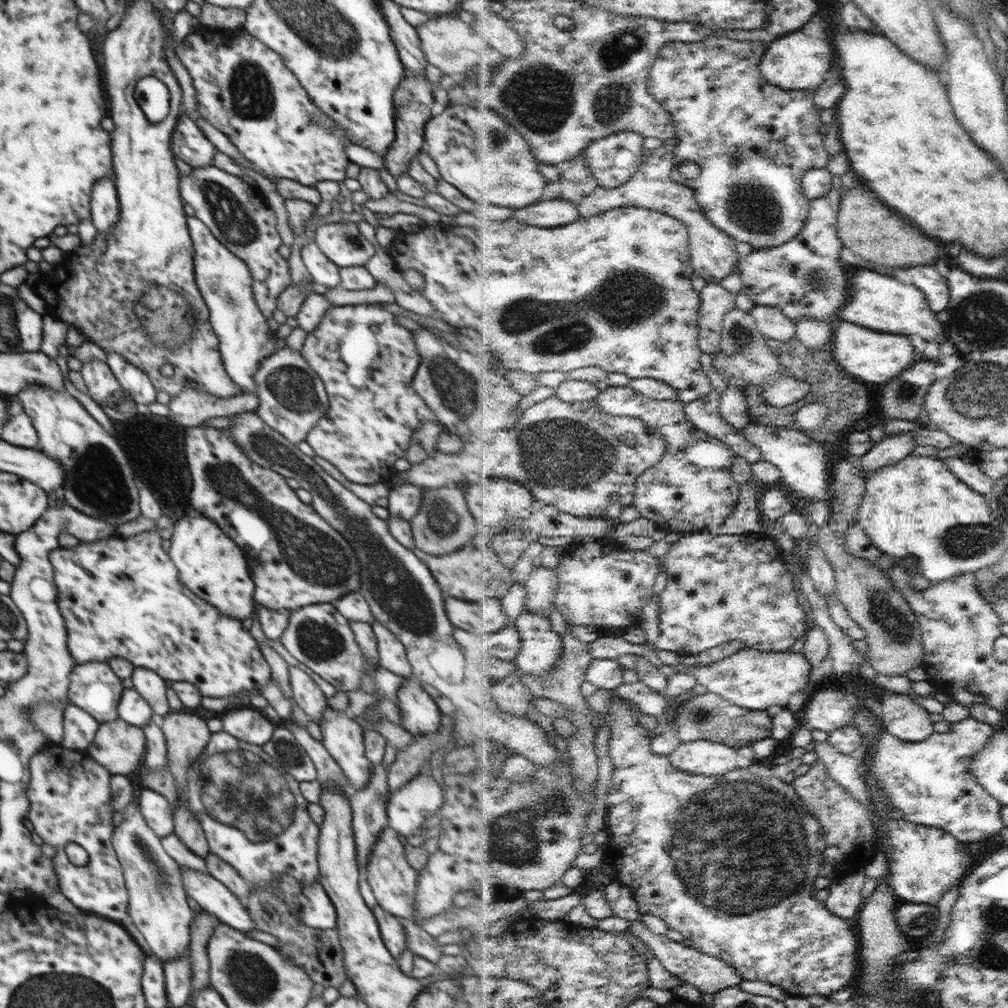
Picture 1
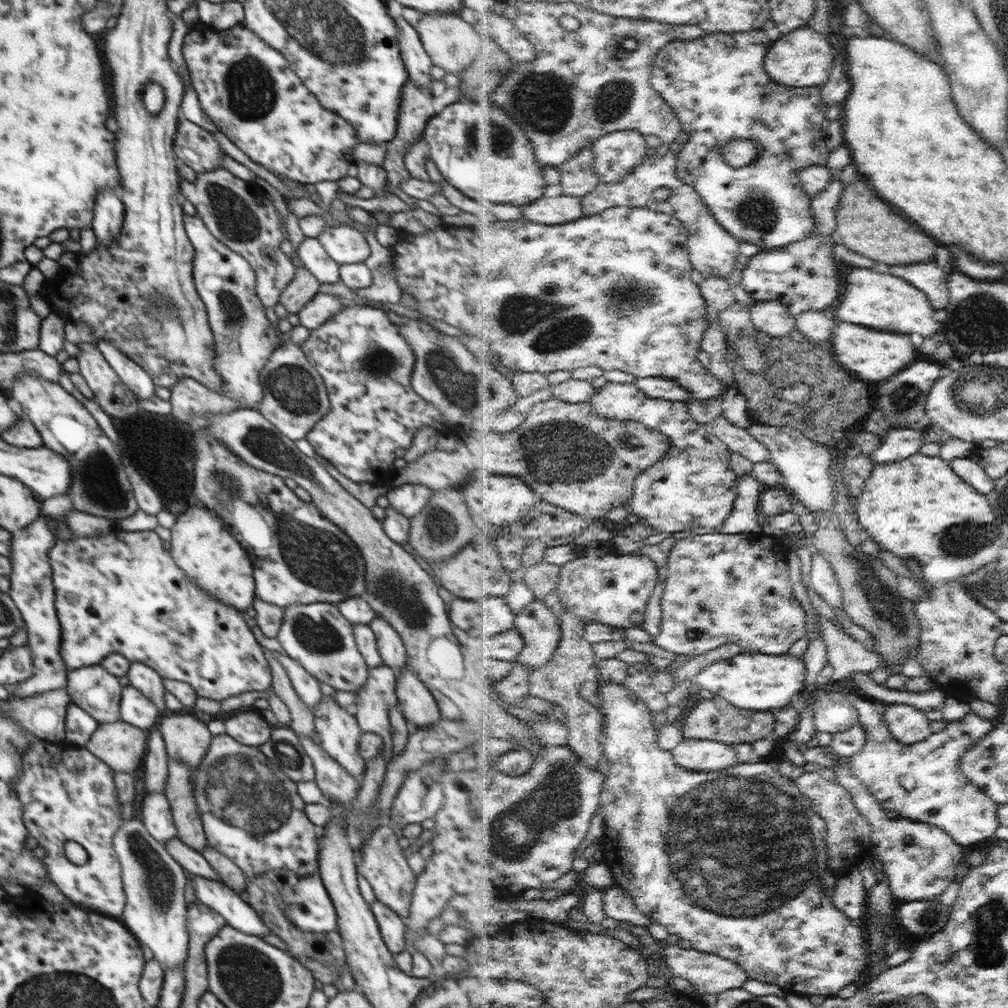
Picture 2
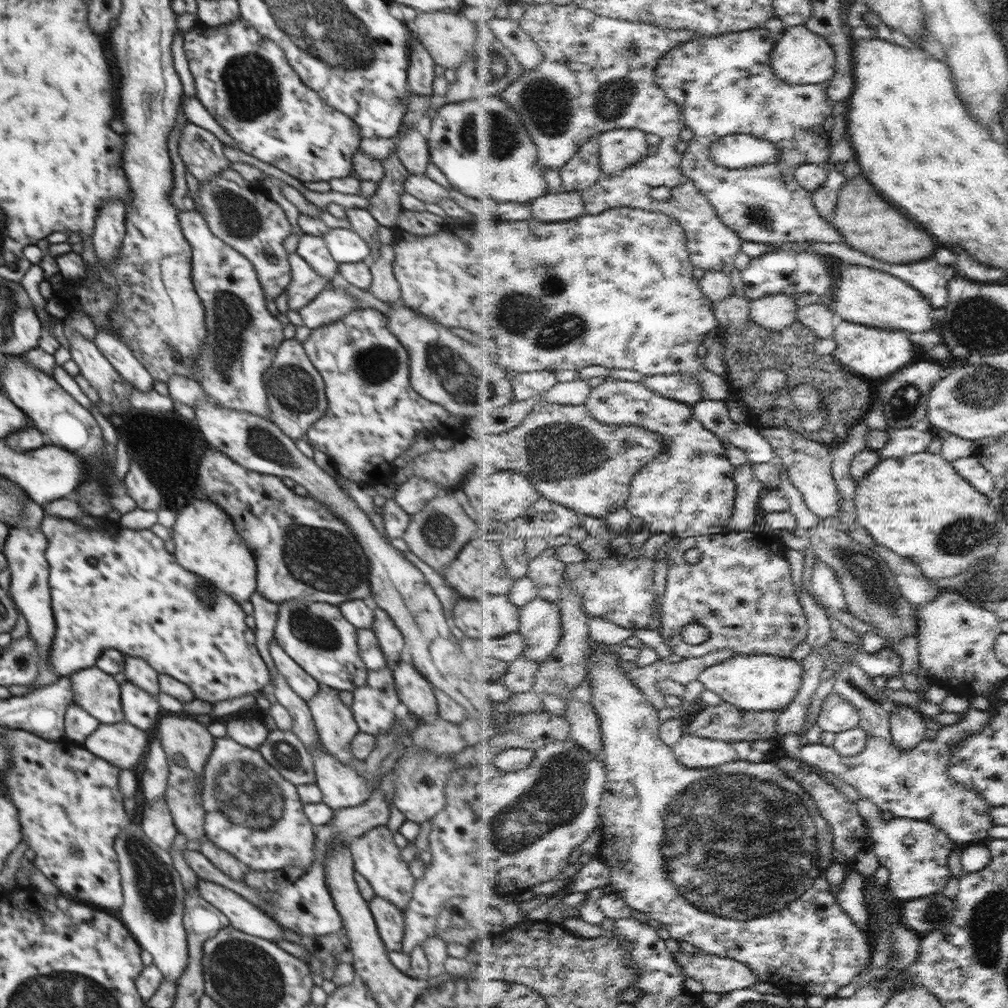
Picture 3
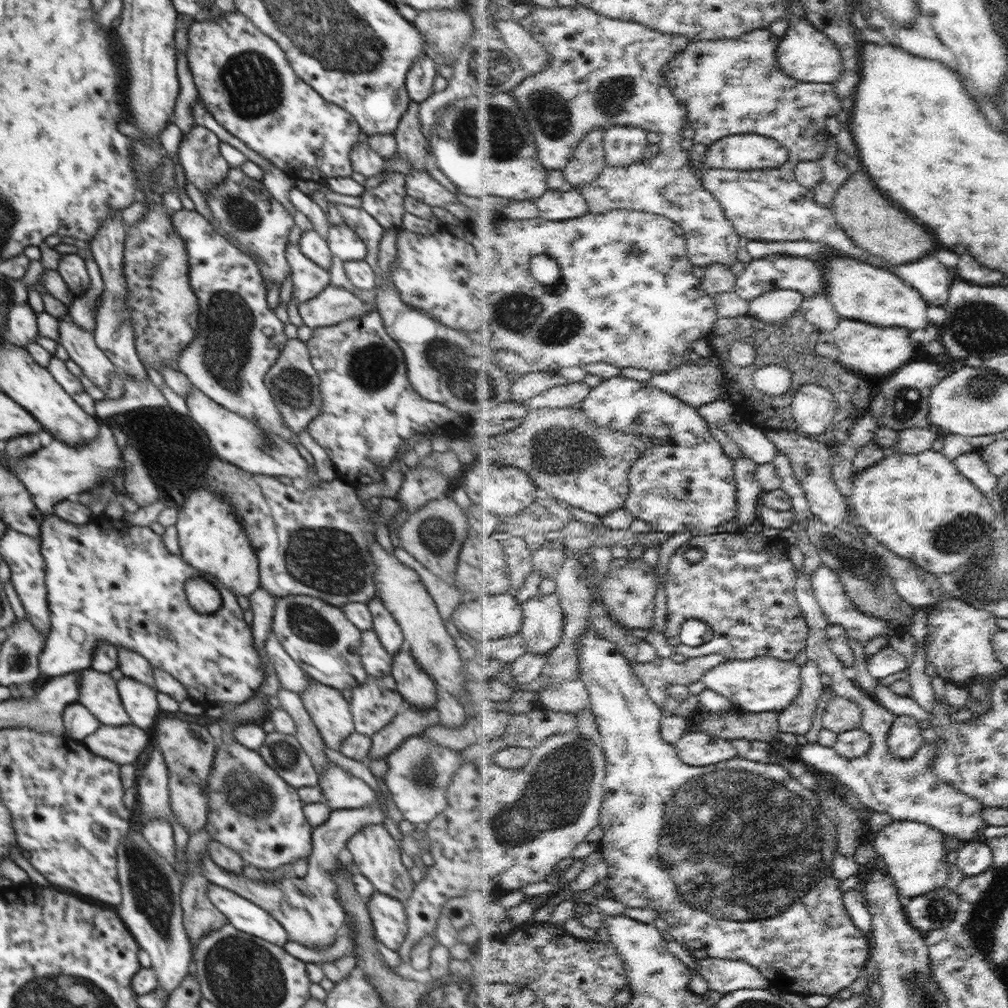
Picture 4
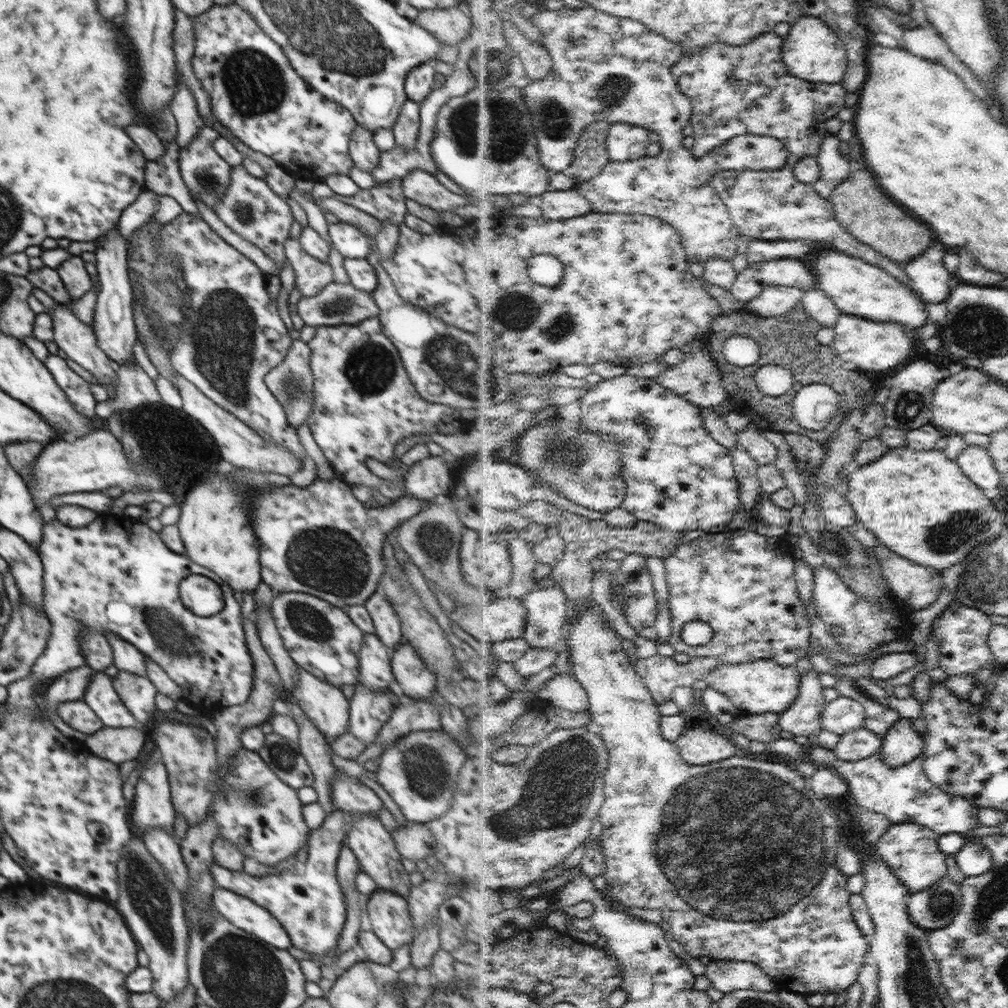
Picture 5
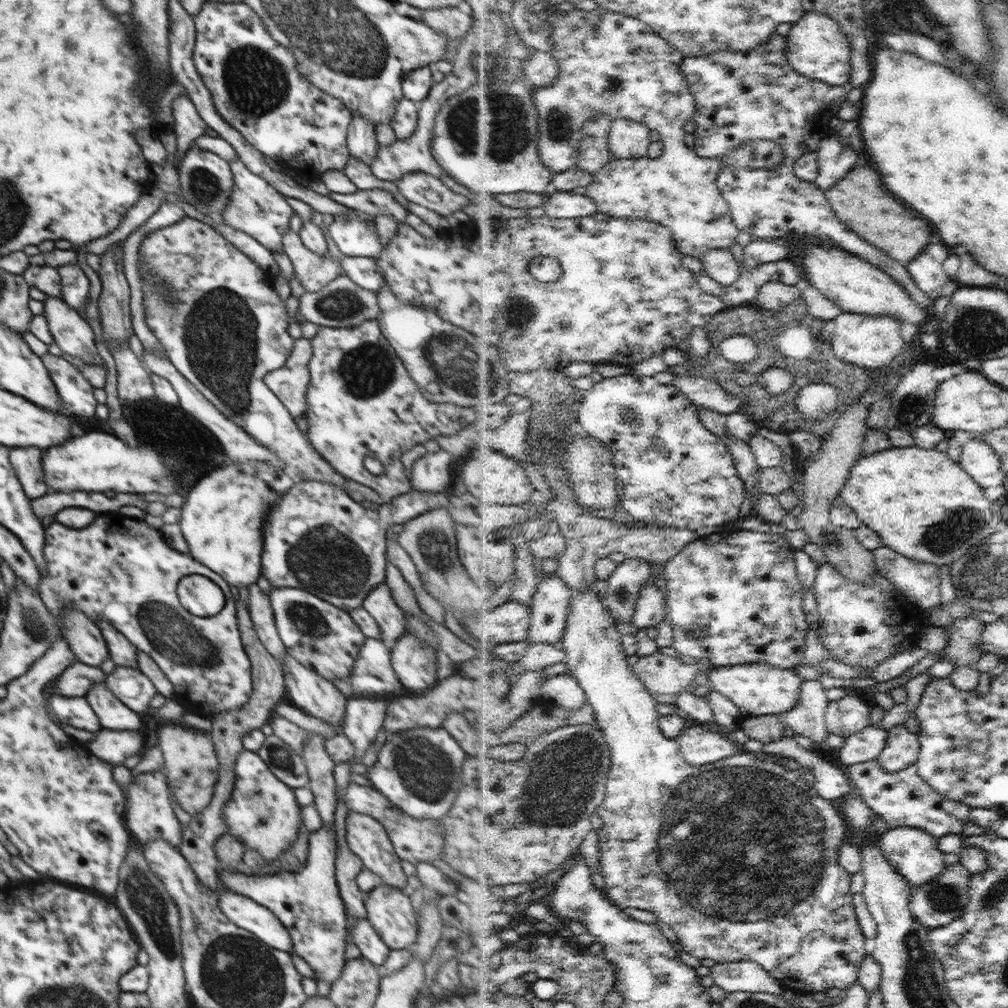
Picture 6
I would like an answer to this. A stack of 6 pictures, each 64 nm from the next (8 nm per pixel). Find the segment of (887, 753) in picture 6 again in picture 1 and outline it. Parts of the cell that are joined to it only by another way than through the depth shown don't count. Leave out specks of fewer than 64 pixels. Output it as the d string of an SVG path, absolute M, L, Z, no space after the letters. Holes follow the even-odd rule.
M904 693L888 694L877 701L886 728L898 738L922 742L932 737L934 723L918 702Z

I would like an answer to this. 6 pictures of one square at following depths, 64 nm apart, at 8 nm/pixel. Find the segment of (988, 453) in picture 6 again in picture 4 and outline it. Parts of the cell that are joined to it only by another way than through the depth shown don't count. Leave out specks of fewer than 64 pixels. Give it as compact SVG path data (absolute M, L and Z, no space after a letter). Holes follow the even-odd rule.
M972 450L968 453L960 454L953 459L957 466L962 466L962 474L974 483L984 494L989 496L994 492L998 477L988 469L988 463L984 461L980 450Z

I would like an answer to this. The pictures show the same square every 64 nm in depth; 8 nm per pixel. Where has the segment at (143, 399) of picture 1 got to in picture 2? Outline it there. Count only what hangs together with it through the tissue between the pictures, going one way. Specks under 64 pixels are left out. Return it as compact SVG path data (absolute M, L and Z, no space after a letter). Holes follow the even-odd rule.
M108 339L98 340L97 350L104 355L108 364L114 369L119 382L128 386L136 398L150 399L154 395L153 378L112 342L109 342Z

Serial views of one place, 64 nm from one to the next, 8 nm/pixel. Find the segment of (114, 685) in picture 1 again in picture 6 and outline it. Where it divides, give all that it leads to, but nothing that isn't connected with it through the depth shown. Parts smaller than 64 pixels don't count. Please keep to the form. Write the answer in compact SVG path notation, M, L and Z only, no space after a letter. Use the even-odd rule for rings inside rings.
M105 682L91 689L85 700L90 703L104 729L138 731L142 726L140 716L120 702Z

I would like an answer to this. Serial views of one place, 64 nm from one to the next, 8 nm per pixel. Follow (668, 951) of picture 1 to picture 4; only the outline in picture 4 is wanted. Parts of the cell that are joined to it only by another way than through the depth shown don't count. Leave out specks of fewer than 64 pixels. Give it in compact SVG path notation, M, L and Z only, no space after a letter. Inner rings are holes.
M708 955L697 961L697 973L706 978L709 989L724 994L742 988L766 989L772 983L758 967L745 960L730 960Z

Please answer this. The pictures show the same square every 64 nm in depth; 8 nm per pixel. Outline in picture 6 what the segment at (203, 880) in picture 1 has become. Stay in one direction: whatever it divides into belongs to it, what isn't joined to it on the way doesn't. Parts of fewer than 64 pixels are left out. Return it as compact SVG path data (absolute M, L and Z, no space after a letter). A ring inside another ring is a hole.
M218 889L218 906L230 922L250 931L256 941L271 949L292 952L293 940L288 929L269 908L232 890L221 889Z

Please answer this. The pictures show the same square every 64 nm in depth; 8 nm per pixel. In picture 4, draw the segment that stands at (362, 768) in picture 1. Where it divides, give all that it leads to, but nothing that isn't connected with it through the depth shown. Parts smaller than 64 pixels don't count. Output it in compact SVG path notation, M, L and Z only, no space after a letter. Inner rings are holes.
M308 676L307 688L299 694L325 745L340 752L340 743L354 733L350 703L337 689Z

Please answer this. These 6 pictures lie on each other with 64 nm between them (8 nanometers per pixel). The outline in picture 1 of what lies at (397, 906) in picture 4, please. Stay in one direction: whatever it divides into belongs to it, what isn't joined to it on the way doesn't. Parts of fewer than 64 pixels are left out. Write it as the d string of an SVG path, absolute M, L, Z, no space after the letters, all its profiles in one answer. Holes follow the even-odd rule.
M378 903L371 908L379 924L379 931L390 954L397 959L406 950L406 933L400 918L382 909Z

